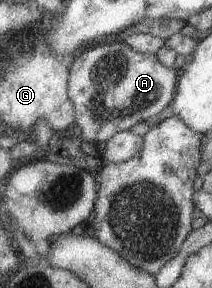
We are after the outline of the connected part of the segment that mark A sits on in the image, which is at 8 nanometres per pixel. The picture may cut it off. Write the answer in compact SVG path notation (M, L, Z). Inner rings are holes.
M122 40L81 49L76 53L67 81L79 138L103 146L111 136L158 115L175 94L178 72L165 67L153 54L141 54Z

